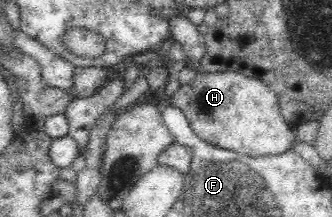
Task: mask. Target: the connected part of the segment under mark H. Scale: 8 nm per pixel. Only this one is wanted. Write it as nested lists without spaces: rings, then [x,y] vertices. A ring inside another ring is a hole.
[[[198,71],[193,81],[183,84],[166,102],[181,109],[195,135],[203,141],[223,149],[229,149],[245,156],[260,157],[280,155],[295,151],[296,132],[285,122],[276,93],[259,79],[250,78],[237,71]]]

